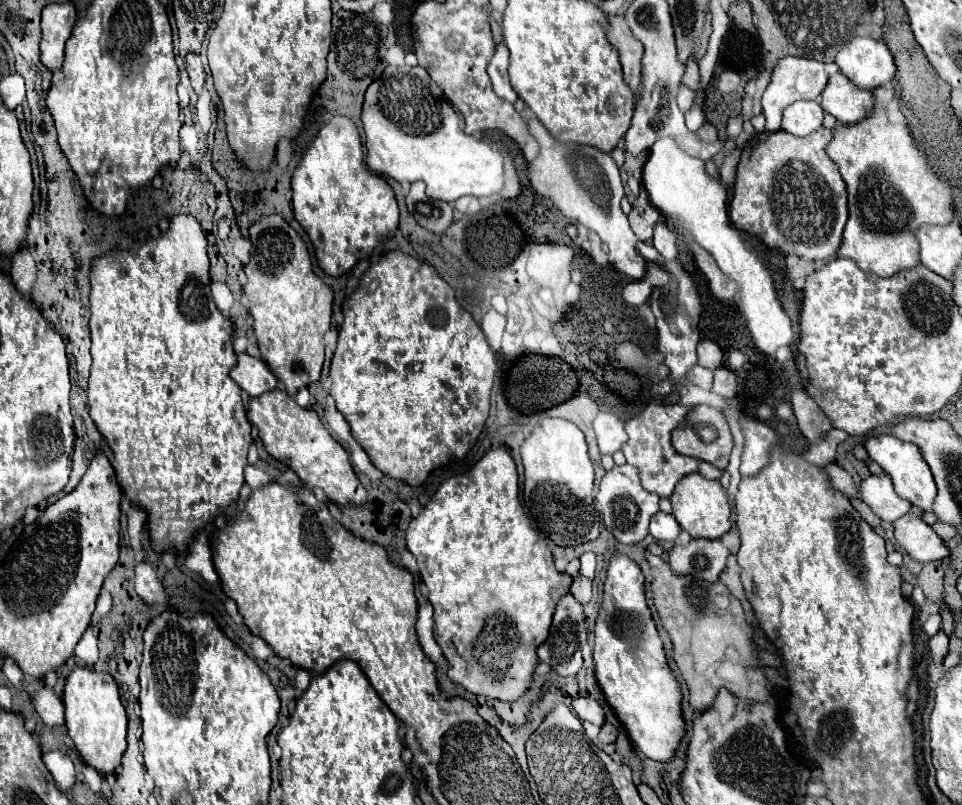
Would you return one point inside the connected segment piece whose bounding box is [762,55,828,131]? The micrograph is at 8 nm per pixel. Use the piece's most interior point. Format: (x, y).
(793, 78)

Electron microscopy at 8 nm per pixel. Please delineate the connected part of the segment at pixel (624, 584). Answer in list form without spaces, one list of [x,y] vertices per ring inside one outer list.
[[[626,555],[612,557],[608,565],[604,601],[594,633],[594,673],[608,705],[622,721],[638,753],[654,761],[670,761],[686,733],[686,723],[682,719],[682,691],[668,667],[664,643],[646,605],[644,575]]]

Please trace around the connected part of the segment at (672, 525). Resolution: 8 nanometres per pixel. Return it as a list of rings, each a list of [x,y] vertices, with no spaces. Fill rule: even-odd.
[[[658,511],[652,517],[650,535],[654,539],[658,539],[658,541],[674,541],[678,537],[678,533],[680,533],[680,525],[678,525],[678,521],[672,515]]]

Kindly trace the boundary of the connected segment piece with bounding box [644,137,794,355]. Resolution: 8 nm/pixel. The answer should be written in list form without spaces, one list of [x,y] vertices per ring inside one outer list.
[[[672,137],[658,139],[650,149],[648,163],[644,165],[644,187],[652,205],[668,217],[678,217],[684,223],[684,229],[692,233],[696,243],[702,245],[716,259],[720,269],[736,281],[742,297],[742,313],[756,347],[768,355],[774,355],[778,347],[790,345],[794,335],[792,325],[776,299],[772,277],[762,259],[744,247],[742,233],[730,225],[727,191],[720,179],[710,179],[706,175],[704,161],[686,155]]]

